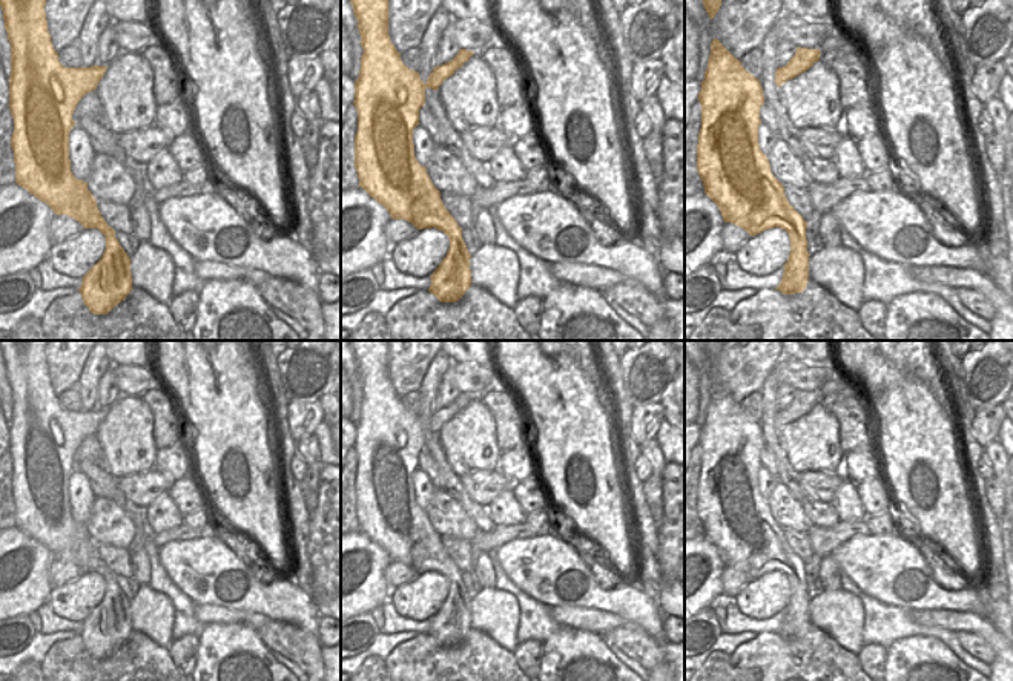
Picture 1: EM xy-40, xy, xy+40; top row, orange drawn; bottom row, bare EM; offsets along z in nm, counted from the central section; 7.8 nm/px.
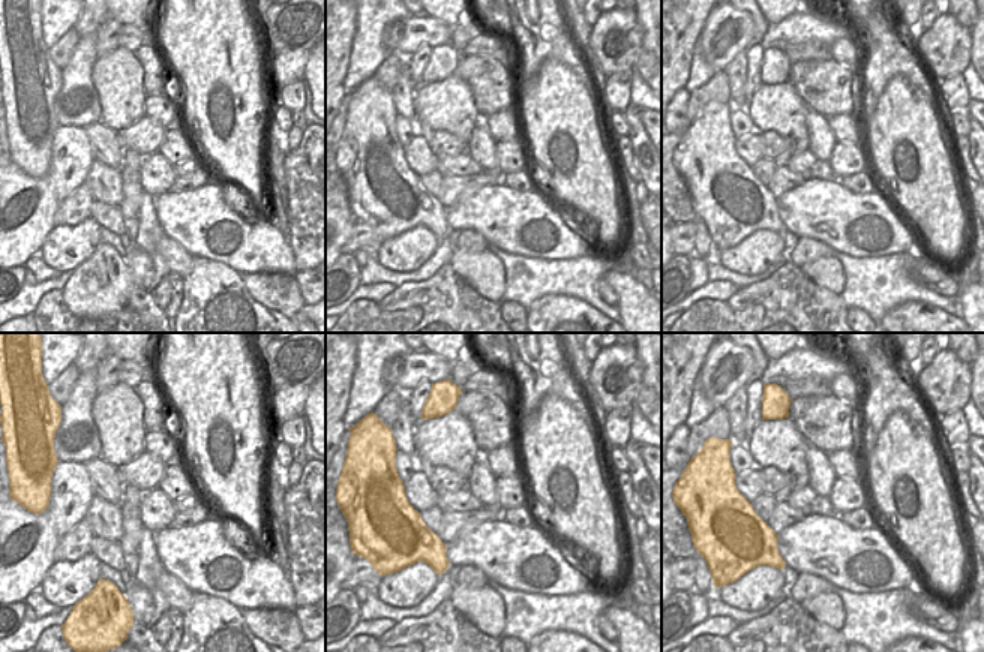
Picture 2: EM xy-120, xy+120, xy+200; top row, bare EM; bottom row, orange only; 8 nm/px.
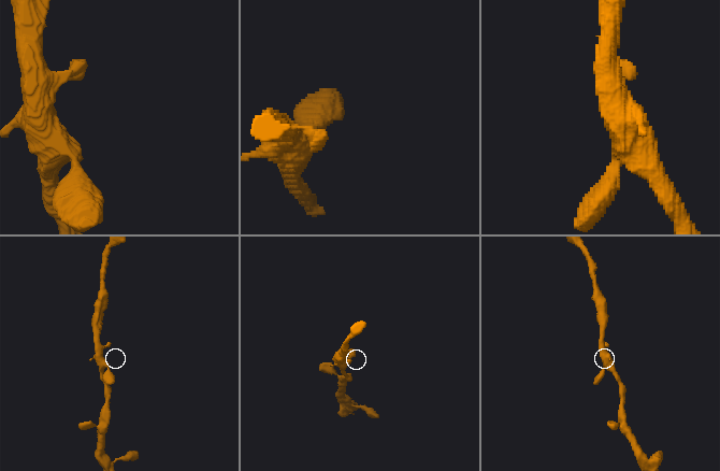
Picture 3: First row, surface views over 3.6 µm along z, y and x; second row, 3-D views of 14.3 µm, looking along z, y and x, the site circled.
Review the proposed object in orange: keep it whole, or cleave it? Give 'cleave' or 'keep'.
keep

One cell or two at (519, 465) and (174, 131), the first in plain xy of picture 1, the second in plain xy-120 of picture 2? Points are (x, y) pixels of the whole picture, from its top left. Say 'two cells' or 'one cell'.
two cells

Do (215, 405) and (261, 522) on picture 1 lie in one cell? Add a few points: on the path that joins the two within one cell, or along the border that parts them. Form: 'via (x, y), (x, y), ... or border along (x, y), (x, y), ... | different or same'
via (230, 434), (249, 456), (254, 493) | same

